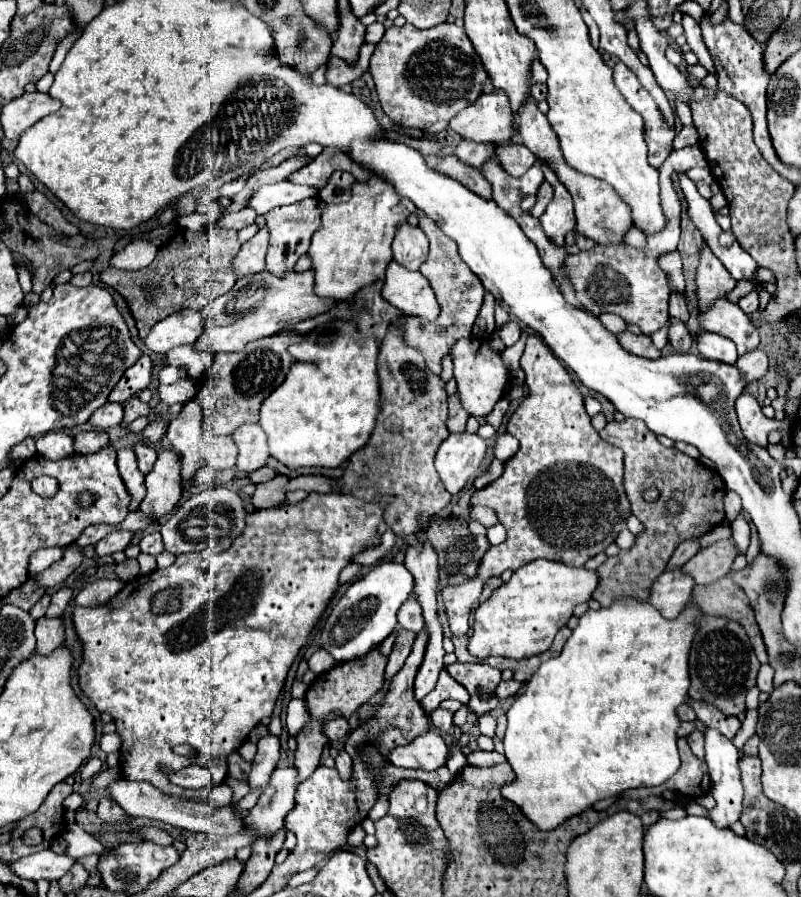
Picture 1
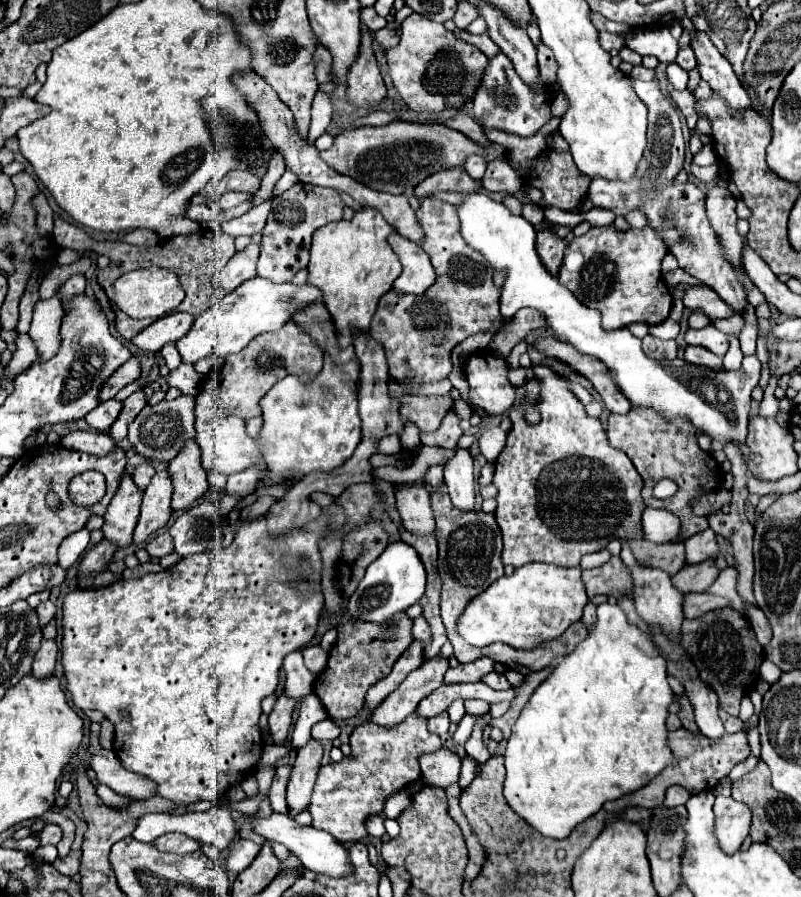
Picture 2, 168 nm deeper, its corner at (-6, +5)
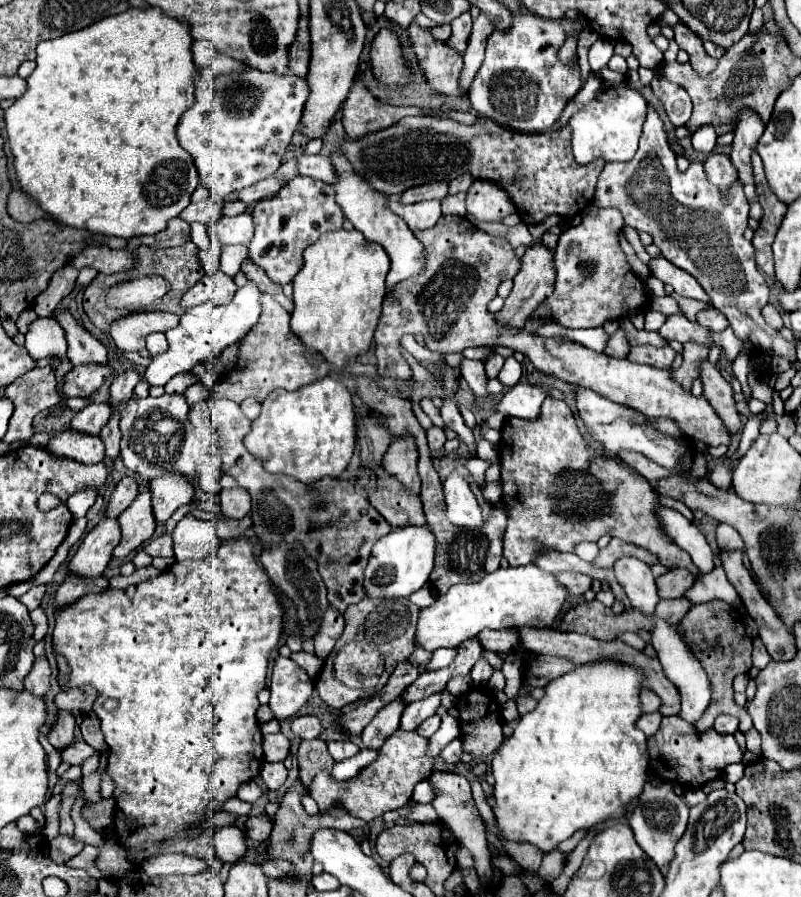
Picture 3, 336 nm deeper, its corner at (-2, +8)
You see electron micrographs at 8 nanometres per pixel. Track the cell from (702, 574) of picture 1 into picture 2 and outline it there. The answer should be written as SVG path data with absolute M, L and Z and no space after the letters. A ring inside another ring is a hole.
M710 558L710 560L698 562L698 564L684 566L676 576L672 576L672 582L684 594L702 592L702 590L708 590L714 584L718 574L720 574L720 570L718 570L714 558Z

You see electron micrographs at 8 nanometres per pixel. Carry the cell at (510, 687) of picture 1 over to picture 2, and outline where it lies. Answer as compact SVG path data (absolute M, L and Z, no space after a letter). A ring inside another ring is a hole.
M492 672L492 674L488 674L488 676L484 676L482 678L482 682L486 682L490 688L494 688L494 690L510 690L512 688L512 684L504 678L504 674L500 674L500 672Z

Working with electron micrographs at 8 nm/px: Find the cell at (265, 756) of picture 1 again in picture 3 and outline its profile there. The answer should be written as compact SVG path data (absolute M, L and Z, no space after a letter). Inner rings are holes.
M276 657L272 679L270 679L270 709L274 711L276 719L288 719L298 713L302 705L310 699L314 691L314 681L308 677L308 673L296 665L288 657Z

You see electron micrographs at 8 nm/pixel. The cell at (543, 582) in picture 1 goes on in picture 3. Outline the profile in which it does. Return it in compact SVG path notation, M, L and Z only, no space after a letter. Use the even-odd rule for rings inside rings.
M536 565L496 569L474 583L454 585L446 595L420 611L414 643L426 651L440 647L458 647L464 639L478 635L482 629L514 629L514 627L552 627L566 603L568 591L552 573L538 569Z

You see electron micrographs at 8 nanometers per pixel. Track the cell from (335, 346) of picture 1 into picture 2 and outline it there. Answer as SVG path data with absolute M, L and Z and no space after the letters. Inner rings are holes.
M324 354L323 368L311 382L304 384L298 376L286 376L272 386L272 390L262 398L264 426L260 432L262 450L272 474L308 474L314 470L330 472L352 456L358 442L362 440L362 422L358 416L356 394L358 374L358 360L336 364L332 362L330 354Z

